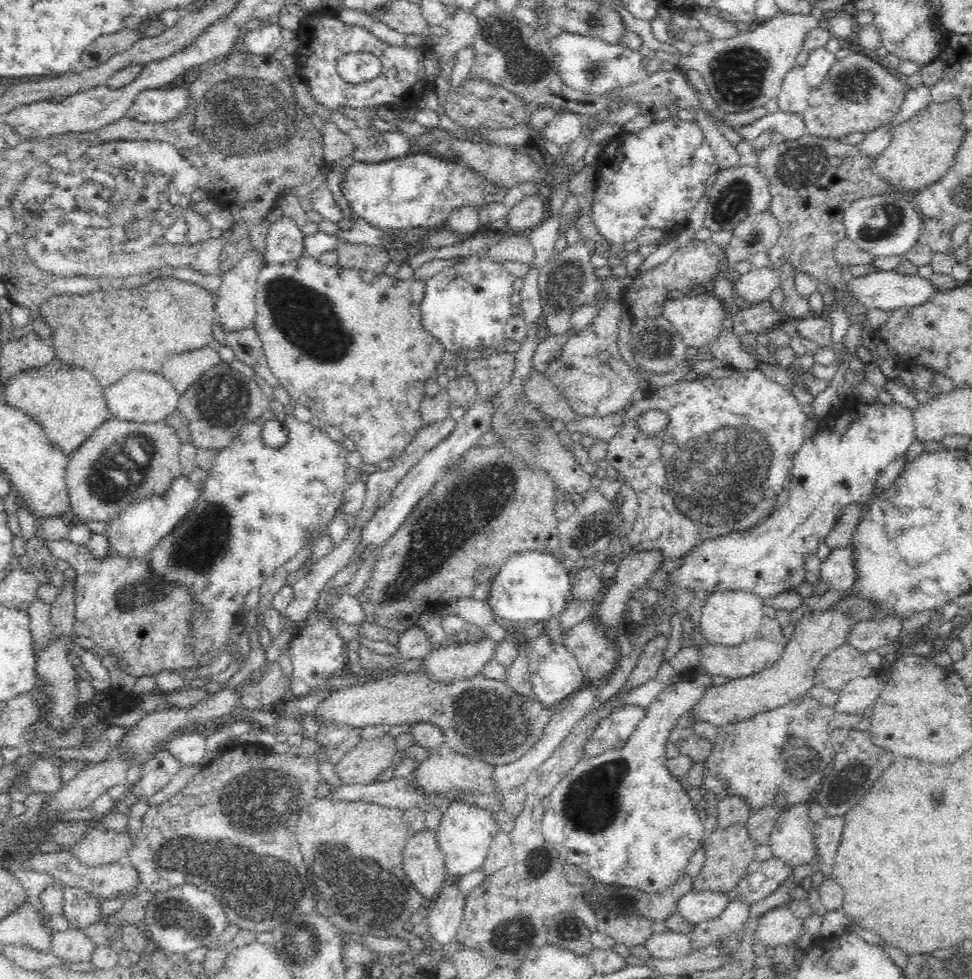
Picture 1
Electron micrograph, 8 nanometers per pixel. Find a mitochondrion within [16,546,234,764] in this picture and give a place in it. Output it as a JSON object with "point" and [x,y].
{"point":[130,597]}

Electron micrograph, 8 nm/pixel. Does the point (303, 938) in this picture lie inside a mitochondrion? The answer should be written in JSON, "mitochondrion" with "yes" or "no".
{"mitochondrion":"yes"}

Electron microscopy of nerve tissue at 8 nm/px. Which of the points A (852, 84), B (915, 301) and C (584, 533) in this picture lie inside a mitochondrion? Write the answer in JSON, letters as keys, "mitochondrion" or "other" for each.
{"A":"mitochondrion","B":"other","C":"other"}

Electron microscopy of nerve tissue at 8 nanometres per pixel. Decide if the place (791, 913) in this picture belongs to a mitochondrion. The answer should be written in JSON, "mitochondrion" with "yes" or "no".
{"mitochondrion":"no"}

